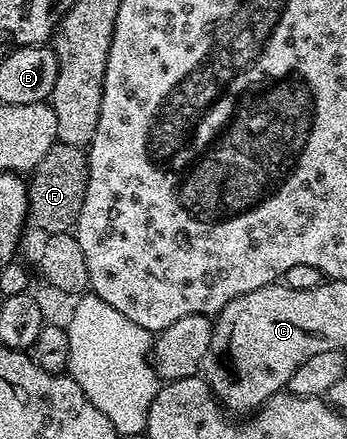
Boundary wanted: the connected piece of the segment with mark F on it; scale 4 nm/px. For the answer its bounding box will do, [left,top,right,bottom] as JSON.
[26,142,90,234]

